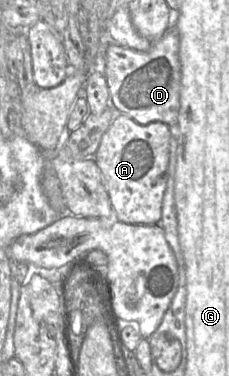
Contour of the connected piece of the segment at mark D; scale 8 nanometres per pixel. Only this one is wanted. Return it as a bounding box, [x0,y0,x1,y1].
[104,25,181,125]

